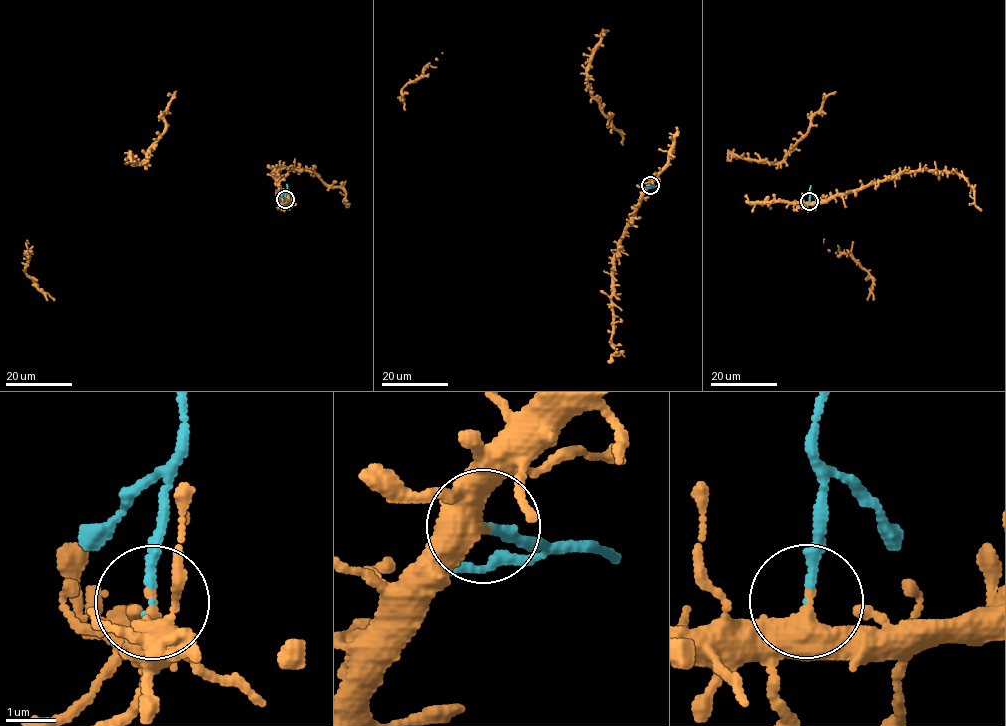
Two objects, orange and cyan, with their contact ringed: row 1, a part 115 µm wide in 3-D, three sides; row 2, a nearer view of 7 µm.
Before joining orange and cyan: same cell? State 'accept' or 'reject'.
reject

